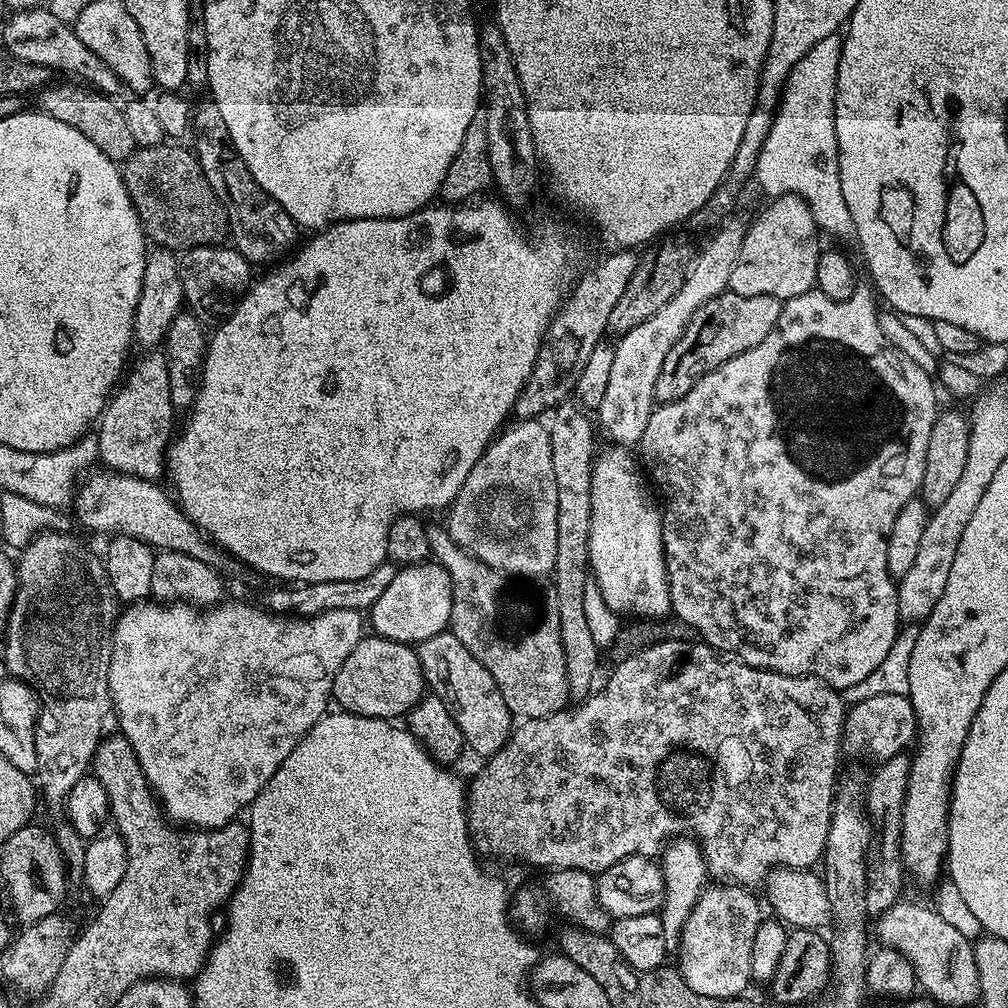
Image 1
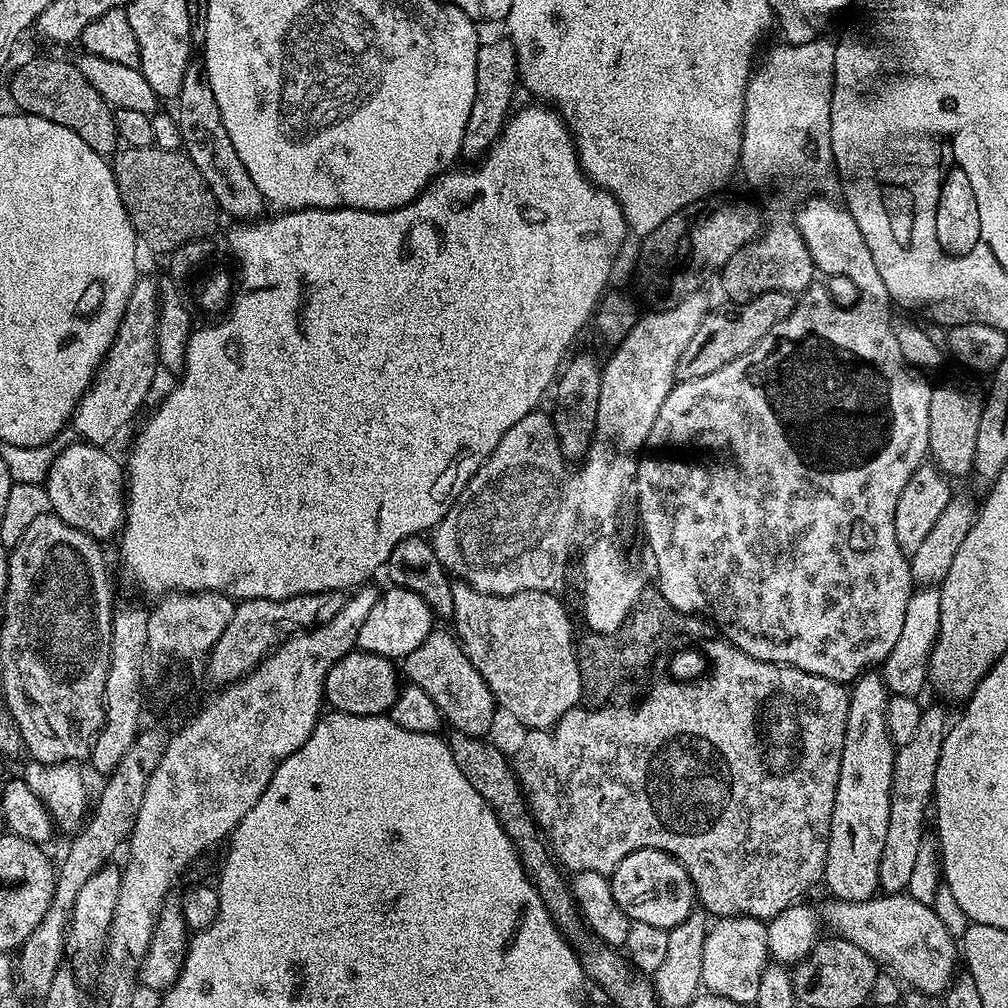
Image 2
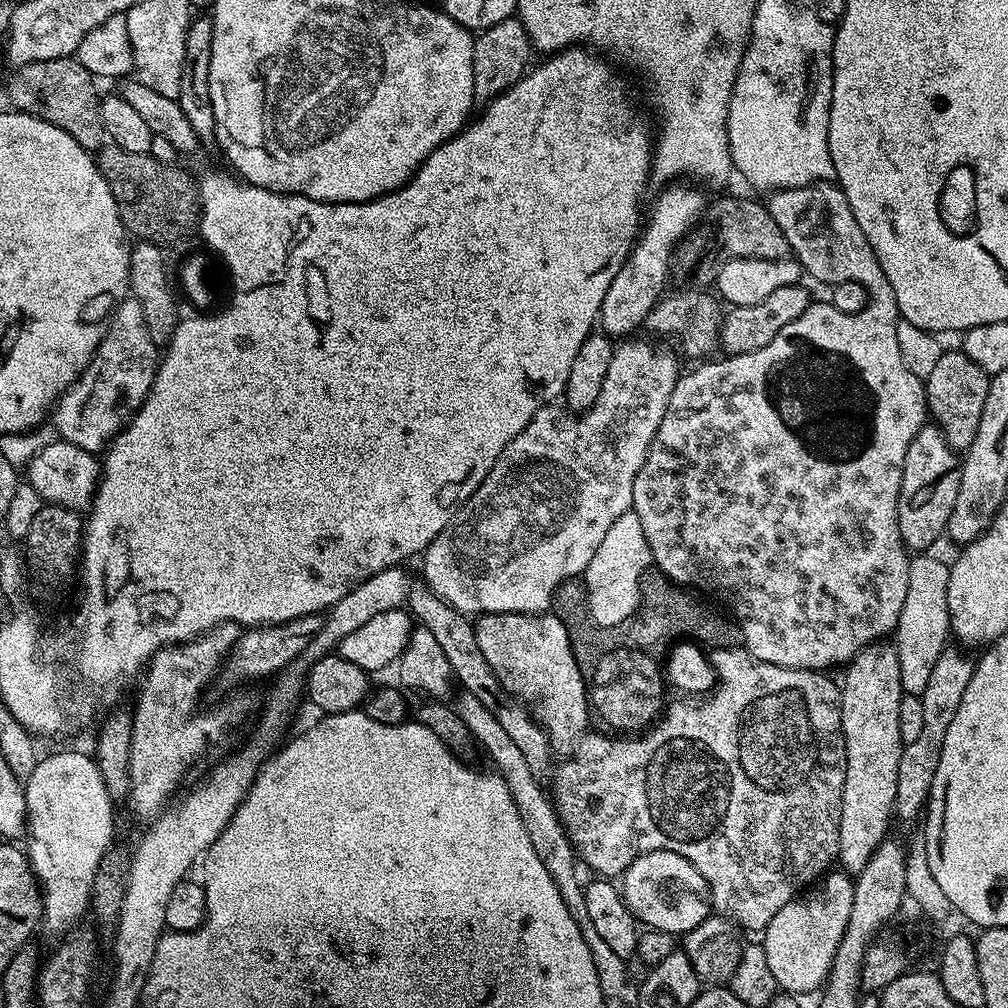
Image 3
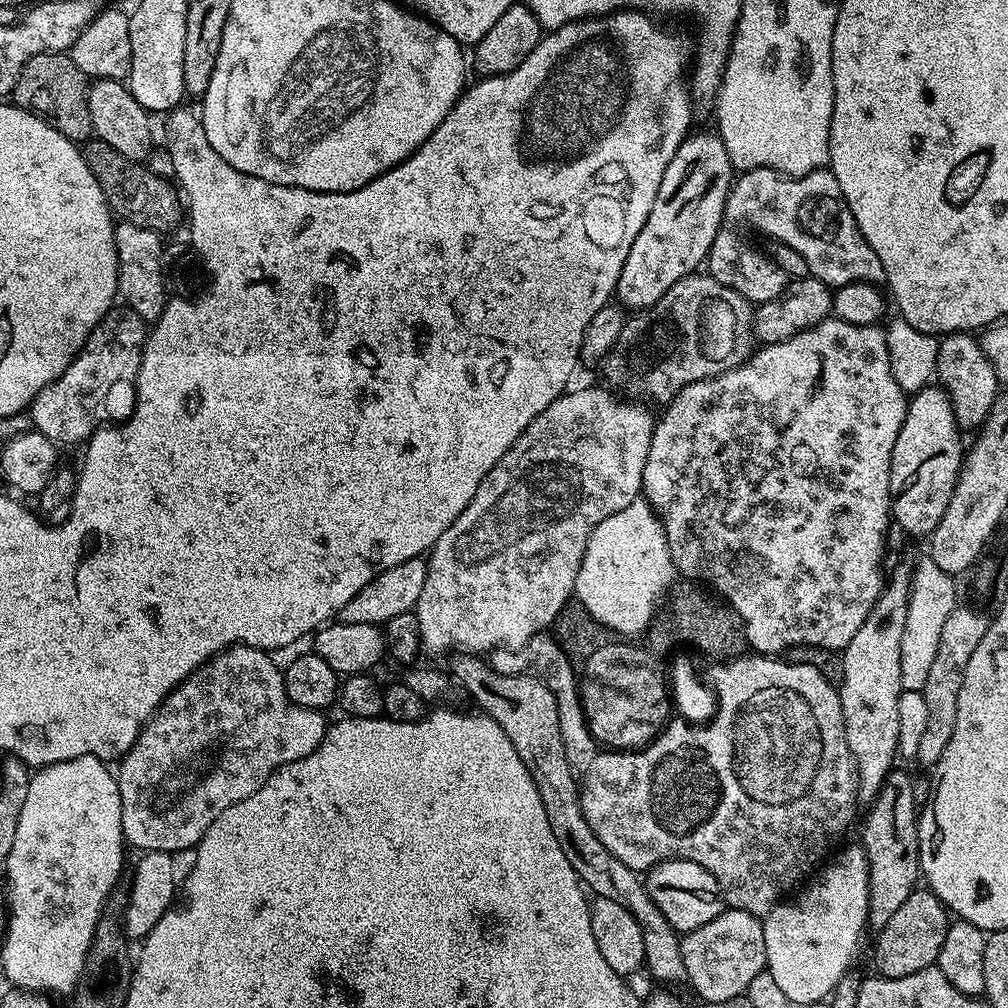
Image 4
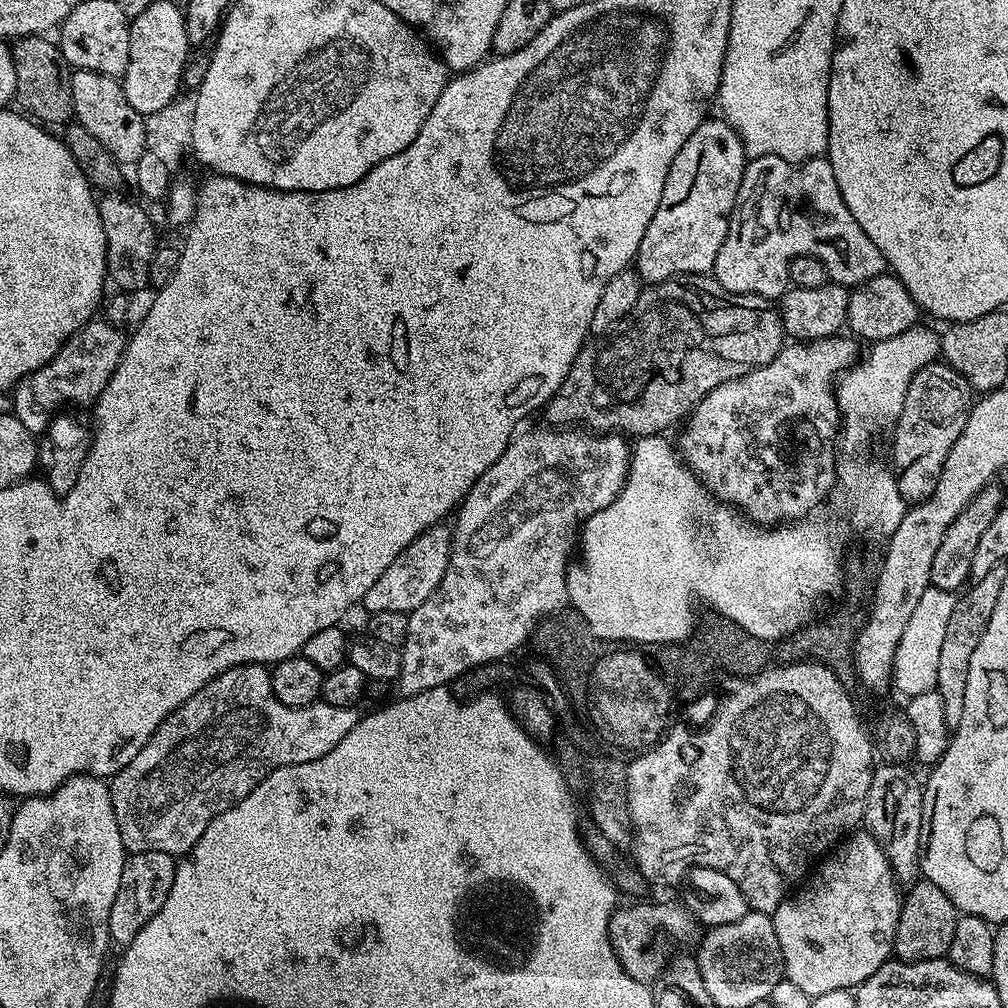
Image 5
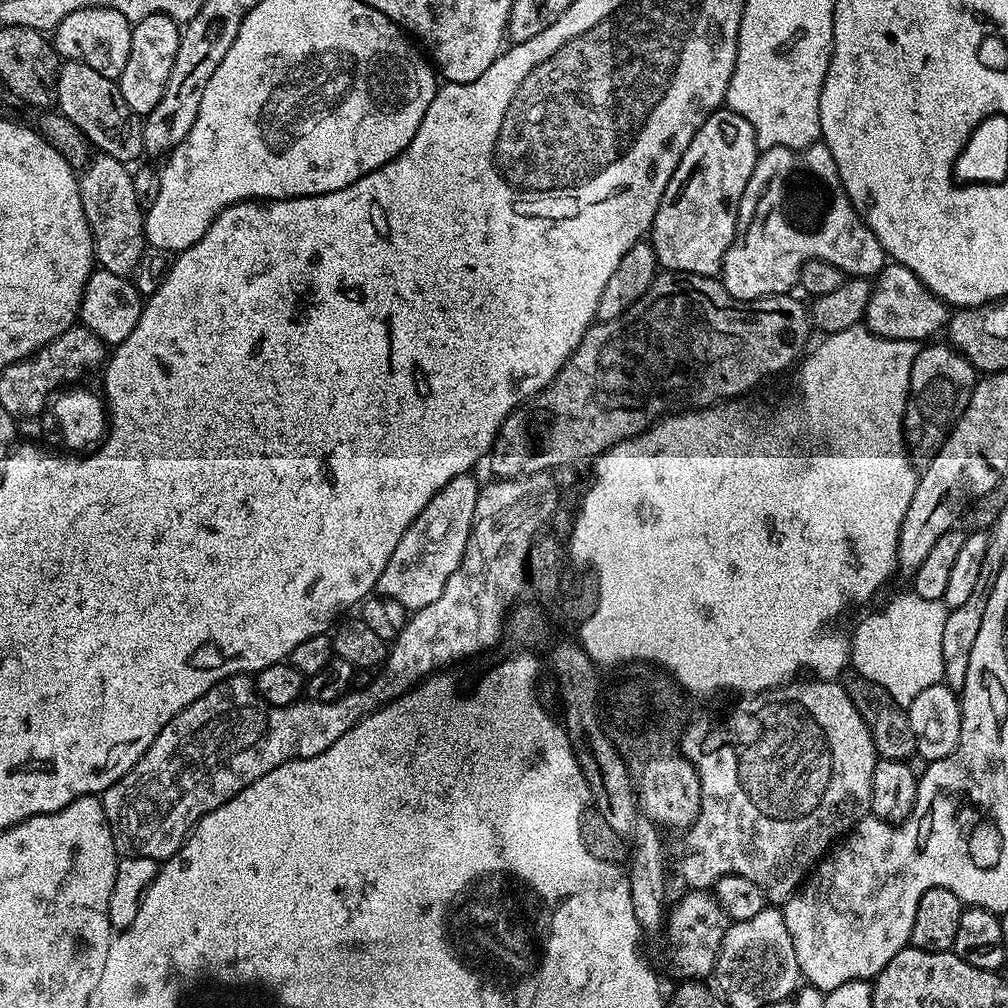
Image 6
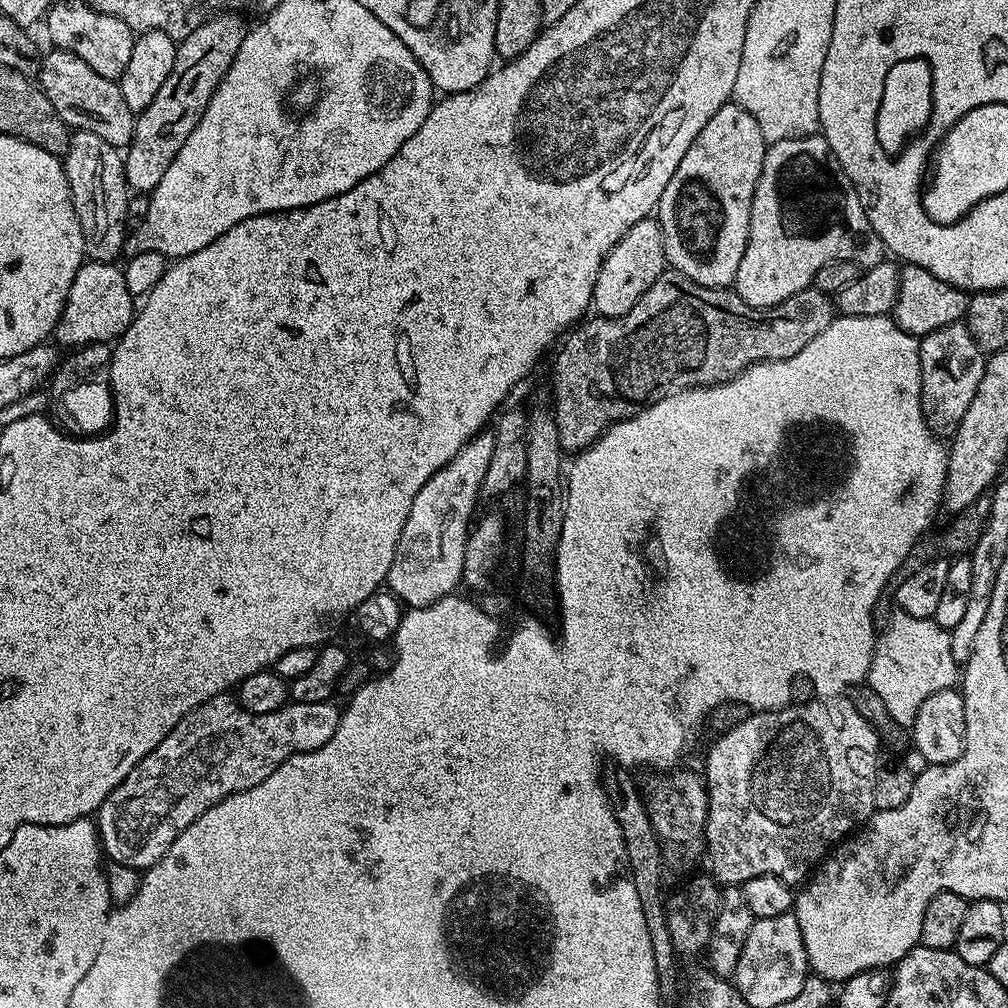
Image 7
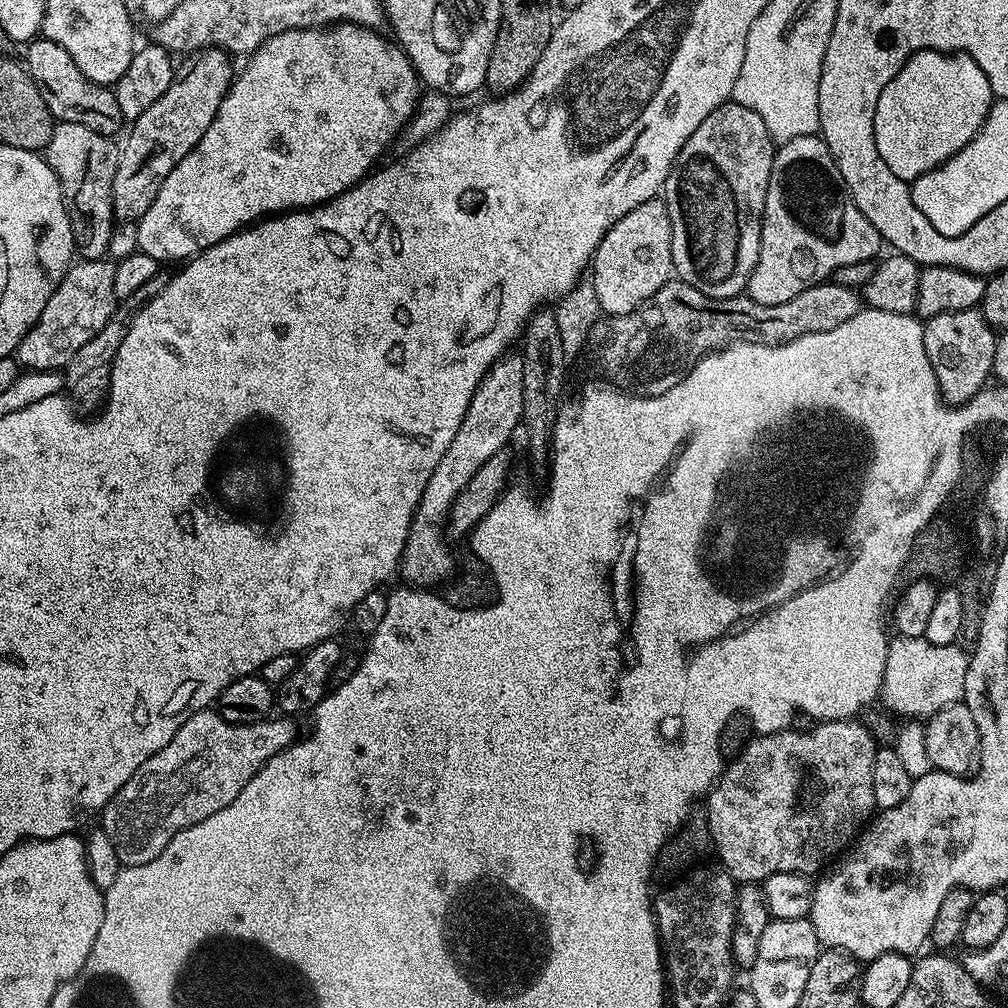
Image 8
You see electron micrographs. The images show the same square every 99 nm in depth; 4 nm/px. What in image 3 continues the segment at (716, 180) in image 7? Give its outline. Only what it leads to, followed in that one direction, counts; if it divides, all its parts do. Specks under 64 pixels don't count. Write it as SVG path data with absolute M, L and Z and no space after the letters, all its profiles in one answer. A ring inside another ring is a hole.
M672 182L656 200L652 208L652 217L647 217L638 239L633 243L628 261L614 274L614 282L610 282L610 290L606 290L606 298L602 298L599 327L604 335L613 338L628 338L636 327L643 325L652 313L652 307L665 295L664 283L670 280L670 265L674 260L676 247L680 241L695 228L704 214L706 199L688 182Z

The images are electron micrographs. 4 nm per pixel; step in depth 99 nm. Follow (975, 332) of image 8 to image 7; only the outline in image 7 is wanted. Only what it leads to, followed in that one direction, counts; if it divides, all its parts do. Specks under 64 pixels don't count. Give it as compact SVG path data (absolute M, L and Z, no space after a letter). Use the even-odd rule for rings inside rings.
M964 322L942 326L920 340L920 401L924 421L933 433L955 433L978 392L985 359L985 353Z

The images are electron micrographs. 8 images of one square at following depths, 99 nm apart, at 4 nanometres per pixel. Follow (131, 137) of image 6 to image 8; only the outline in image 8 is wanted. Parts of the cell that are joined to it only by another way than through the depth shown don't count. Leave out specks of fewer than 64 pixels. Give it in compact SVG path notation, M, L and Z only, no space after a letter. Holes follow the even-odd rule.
M37 38L23 49L23 63L28 69L28 75L38 86L42 94L42 102L50 110L53 118L60 122L78 122L78 126L90 126L90 130L100 132L104 136L115 137L120 124L125 123L122 110L118 110L116 93L111 87L90 82L78 66L74 66L74 58L62 50L54 42Z

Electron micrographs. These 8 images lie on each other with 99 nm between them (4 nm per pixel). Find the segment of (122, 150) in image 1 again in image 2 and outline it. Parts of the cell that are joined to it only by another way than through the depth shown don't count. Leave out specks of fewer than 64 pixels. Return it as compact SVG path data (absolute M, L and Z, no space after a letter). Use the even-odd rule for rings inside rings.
M44 56L41 60L28 60L12 76L8 84L8 92L17 104L21 113L38 118L46 118L58 126L66 126L66 130L74 130L90 150L99 156L108 158L117 151L116 114L112 105L108 104L82 78L79 63L59 60L56 56Z

